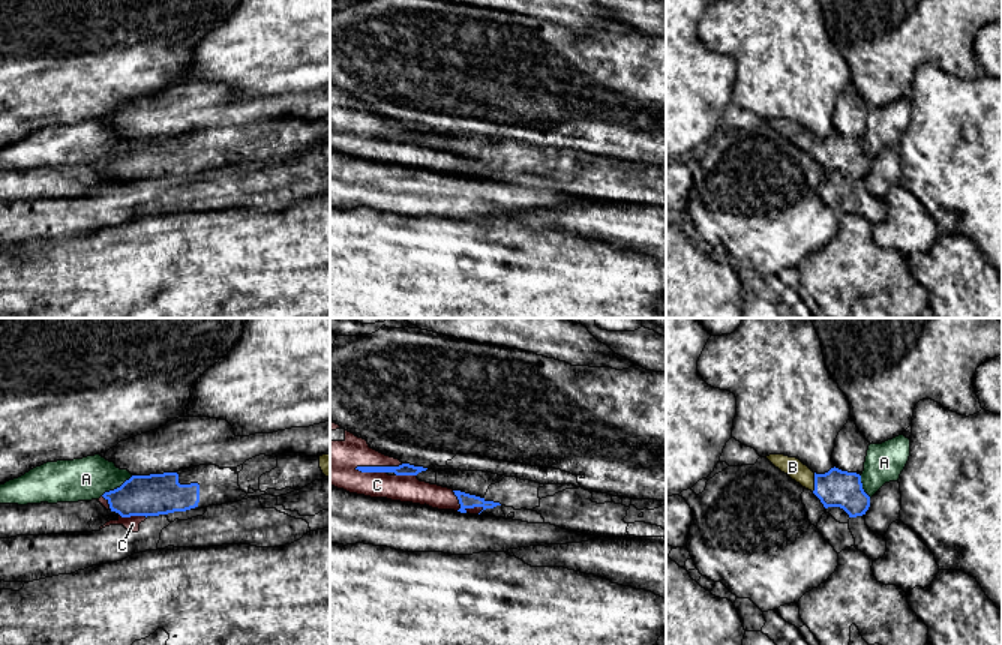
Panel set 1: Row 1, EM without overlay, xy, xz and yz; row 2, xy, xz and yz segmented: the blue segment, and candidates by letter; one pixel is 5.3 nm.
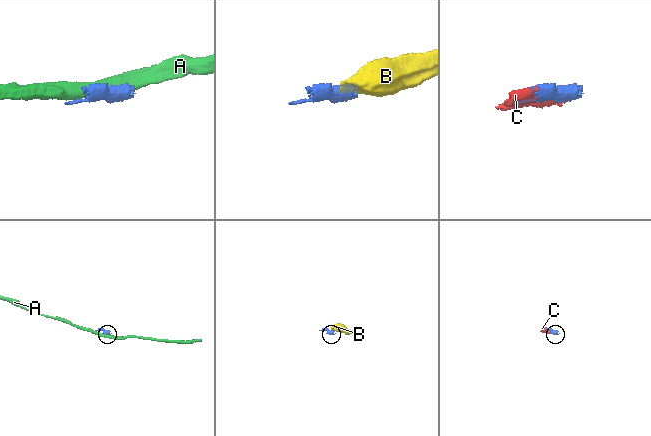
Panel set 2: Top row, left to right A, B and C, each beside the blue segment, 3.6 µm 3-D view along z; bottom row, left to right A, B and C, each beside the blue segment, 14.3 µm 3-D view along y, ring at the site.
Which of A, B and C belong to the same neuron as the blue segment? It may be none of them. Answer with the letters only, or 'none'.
B, C

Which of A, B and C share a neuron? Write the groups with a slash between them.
A / B C

